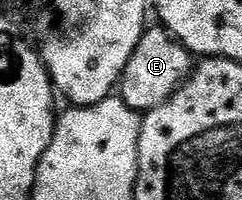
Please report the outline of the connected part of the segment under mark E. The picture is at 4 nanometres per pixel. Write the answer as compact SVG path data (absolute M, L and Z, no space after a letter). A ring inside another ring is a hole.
M154 24L142 35L132 60L124 64L122 81L118 83L117 93L128 104L128 108L145 112L167 102L190 76L192 55L177 38L171 36L161 25Z

